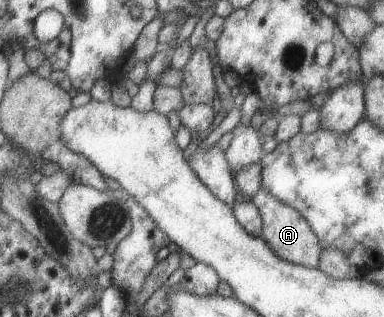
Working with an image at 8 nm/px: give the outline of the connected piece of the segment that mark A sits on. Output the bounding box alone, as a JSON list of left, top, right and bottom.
[249,187,321,268]

